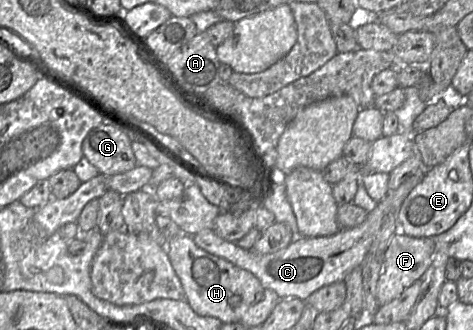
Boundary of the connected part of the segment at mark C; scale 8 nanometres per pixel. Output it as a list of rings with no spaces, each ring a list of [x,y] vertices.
[[[423,169],[396,190],[389,191],[360,225],[341,229],[328,237],[296,237],[286,248],[275,253],[262,255],[243,249],[235,242],[222,239],[213,230],[203,230],[193,235],[193,239],[196,245],[206,252],[251,272],[264,288],[273,290],[281,299],[299,298],[306,301],[315,291],[344,281],[354,268],[361,266],[385,218],[391,212],[398,212],[405,198],[422,181],[425,171],[426,169]]]

